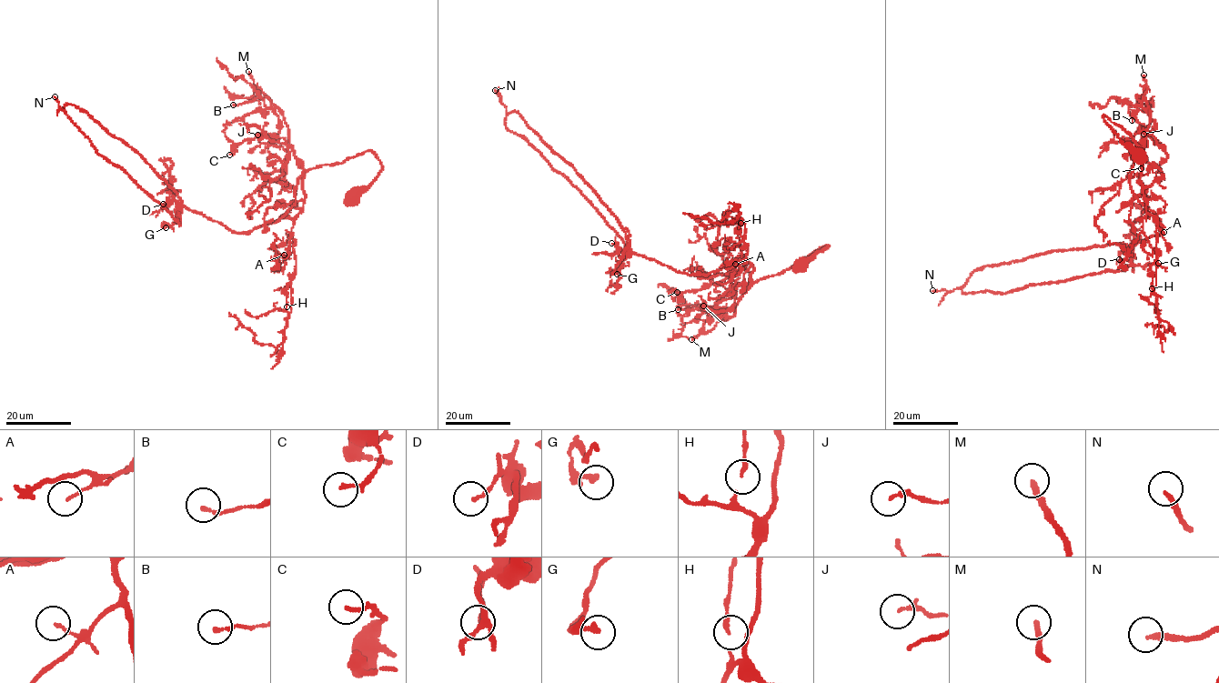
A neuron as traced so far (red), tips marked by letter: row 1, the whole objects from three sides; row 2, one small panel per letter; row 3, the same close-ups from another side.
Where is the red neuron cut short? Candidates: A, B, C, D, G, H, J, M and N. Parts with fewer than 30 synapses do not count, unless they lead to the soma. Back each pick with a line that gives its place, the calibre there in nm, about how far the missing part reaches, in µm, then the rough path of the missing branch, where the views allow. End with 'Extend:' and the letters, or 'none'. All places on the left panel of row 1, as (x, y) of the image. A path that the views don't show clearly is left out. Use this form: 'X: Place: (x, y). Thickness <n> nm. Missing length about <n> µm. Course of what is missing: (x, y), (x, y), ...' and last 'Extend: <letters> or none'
M: Place: (248, 71). Thickness 220 nm. Missing length about 60 µm
N: Place: (55, 96). Thickness 200 nm. Missing length about 60 µm. Course of what is missing: (55, 96), (28, 70), (21, 83), (27, 105), (26, 119), (20, 139), (7, 149), (10, 163)
Extend: M, N

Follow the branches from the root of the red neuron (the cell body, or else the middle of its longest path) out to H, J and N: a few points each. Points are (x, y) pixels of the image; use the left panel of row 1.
H: (355, 196), (381, 168), (370, 151), (305, 172), (303, 210), (292, 229), (297, 266), (287, 306)
J: (355, 196), (367, 189), (381, 168), (377, 156), (370, 151), (342, 162), (306, 170), (284, 138), (257, 135)
N: (355, 196), (381, 168), (369, 151), (301, 164), (286, 215), (235, 233), (186, 209), (141, 155), (55, 96)

